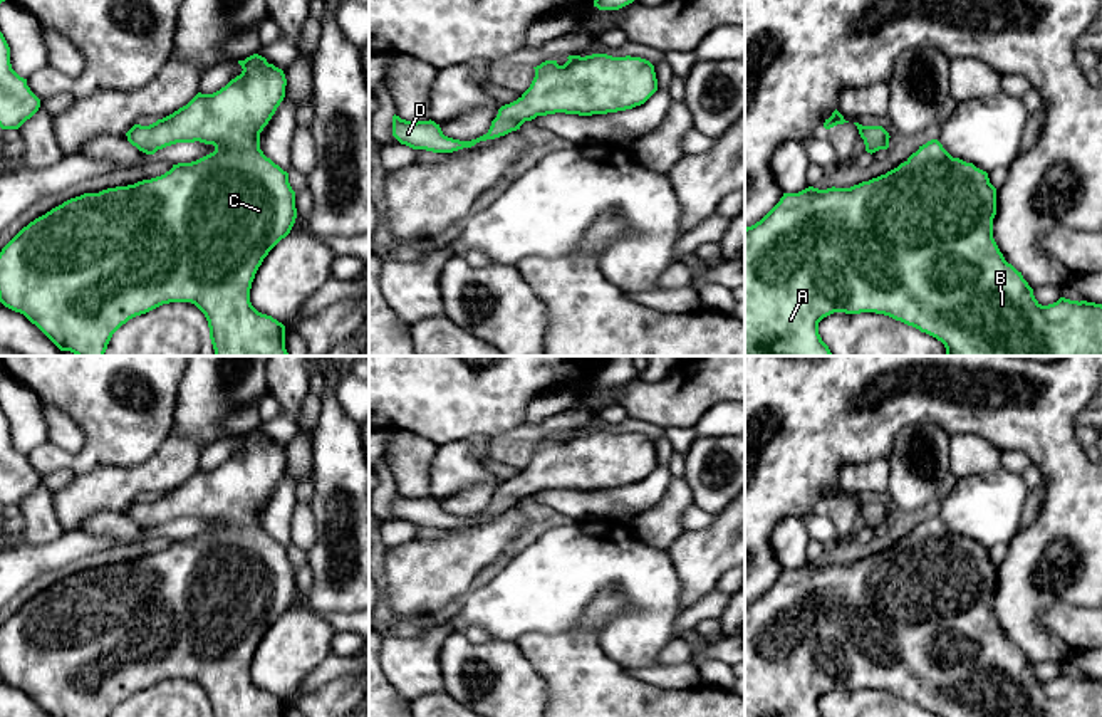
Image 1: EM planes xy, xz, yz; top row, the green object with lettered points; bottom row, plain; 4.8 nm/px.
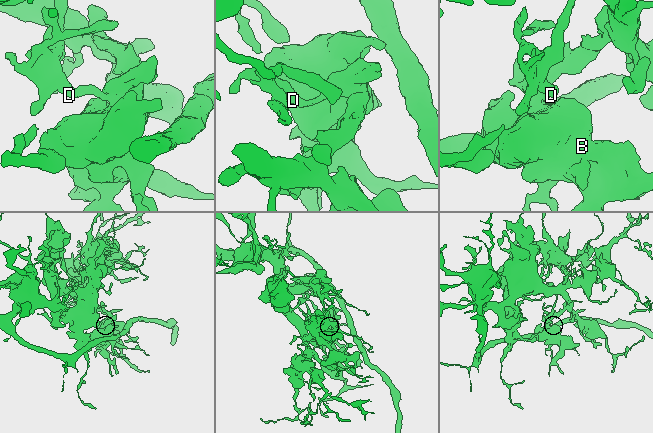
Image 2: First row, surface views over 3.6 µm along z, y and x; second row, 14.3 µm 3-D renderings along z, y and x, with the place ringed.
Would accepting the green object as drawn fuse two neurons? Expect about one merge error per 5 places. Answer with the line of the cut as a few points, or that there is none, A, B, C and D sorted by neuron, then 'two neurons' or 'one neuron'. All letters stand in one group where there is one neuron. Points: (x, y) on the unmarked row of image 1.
no cut | A B C D | one neuron

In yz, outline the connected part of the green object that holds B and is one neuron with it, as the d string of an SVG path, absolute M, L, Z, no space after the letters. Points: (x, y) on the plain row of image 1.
M938 516L919 522L904 539L886 551L850 564L819 566L808 563L798 569L783 569L760 598L745 604L745 717L822 717L819 699L834 688L884 690L938 717L1102 717L1102 680L1060 673L1053 680L1042 682L1021 648L1008 640L1000 628L993 615L995 591L996 564L990 559L988 549L973 539L953 534Z

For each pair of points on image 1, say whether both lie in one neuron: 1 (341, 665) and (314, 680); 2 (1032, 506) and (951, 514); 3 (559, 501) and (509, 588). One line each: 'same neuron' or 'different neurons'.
1: same neuron
2: different neurons
3: different neurons

